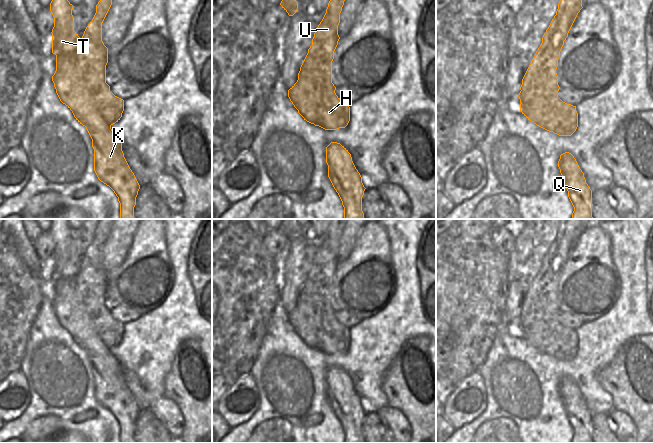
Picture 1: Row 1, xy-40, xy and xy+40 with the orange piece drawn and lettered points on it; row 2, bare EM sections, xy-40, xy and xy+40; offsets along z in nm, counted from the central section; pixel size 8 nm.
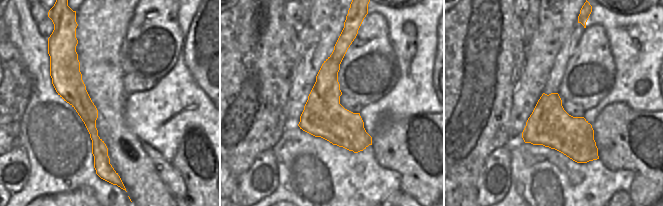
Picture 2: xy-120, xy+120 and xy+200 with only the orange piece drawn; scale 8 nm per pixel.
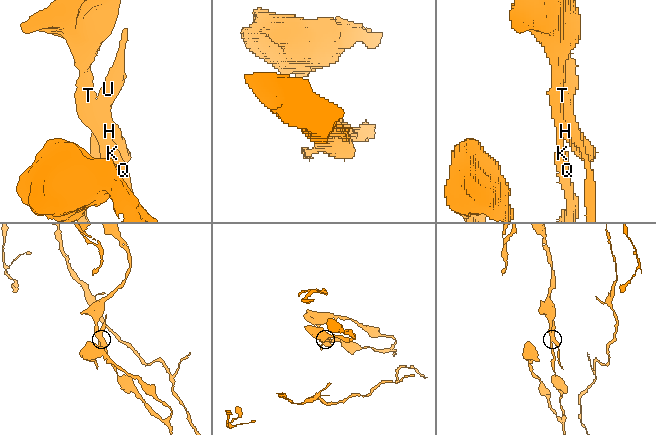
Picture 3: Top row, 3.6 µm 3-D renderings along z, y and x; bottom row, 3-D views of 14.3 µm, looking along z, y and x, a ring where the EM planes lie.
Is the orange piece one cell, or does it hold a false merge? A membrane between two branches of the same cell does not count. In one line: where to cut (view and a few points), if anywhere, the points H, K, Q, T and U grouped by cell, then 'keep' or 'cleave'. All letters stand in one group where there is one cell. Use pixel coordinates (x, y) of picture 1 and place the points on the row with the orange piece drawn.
cut in xy-40 along (80, 41), (77, 77), (110, 126); H U / K Q T; cleave

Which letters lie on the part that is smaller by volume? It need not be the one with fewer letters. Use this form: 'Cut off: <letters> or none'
Cut off: H, U

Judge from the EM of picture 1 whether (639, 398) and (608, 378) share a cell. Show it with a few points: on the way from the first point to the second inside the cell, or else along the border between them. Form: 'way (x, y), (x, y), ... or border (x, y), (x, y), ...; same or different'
way (631, 390), (619, 378), (616, 378); same

